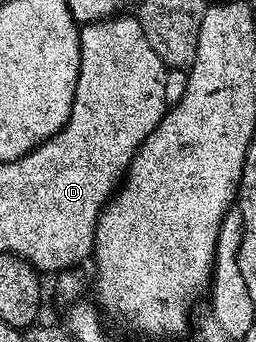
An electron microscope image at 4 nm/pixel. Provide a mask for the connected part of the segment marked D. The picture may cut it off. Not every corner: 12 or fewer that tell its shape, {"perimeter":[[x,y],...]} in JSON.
{"perimeter":[[139,16],[81,28],[70,119],[36,157],[36,249],[93,256],[100,210],[182,99]]}

